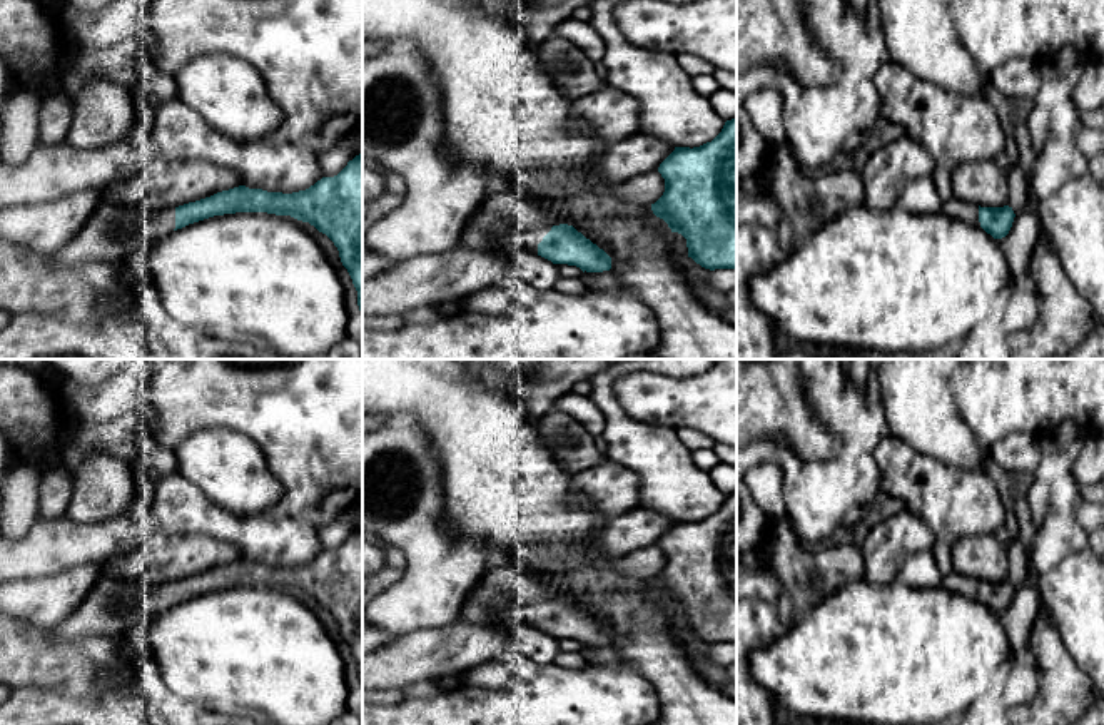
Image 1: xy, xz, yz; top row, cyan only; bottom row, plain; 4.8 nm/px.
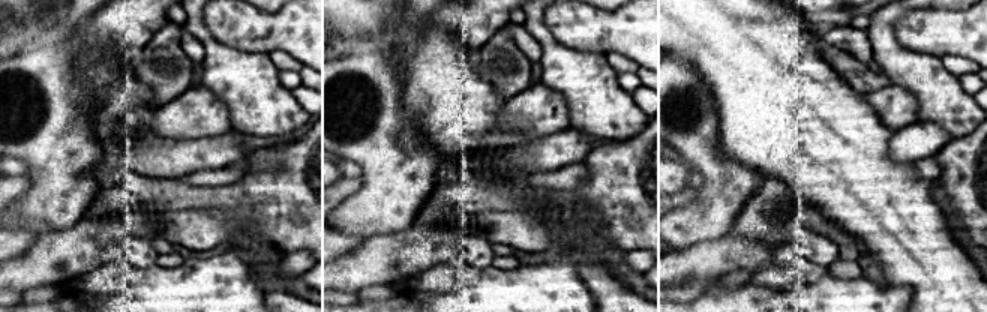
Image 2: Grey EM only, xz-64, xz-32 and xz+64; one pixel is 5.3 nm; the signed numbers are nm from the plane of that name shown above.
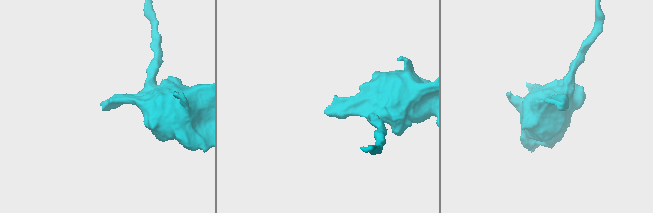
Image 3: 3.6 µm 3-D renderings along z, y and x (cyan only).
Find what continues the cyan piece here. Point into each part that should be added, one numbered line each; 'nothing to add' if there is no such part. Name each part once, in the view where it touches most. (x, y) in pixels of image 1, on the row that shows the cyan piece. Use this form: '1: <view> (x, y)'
1: xz (506, 219)

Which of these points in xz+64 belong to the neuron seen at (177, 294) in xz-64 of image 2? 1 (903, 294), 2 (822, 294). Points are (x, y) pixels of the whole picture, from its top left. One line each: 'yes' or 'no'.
1: yes
2: yes

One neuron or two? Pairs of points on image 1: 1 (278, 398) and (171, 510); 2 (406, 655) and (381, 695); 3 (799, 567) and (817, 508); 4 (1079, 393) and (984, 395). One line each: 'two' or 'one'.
1: one
2: two
3: two
4: one

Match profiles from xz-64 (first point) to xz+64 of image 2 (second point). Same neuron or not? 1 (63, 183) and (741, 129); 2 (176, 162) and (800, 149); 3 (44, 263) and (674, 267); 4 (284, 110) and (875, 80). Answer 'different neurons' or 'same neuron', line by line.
1: different neurons
2: different neurons
3: same neuron
4: different neurons

